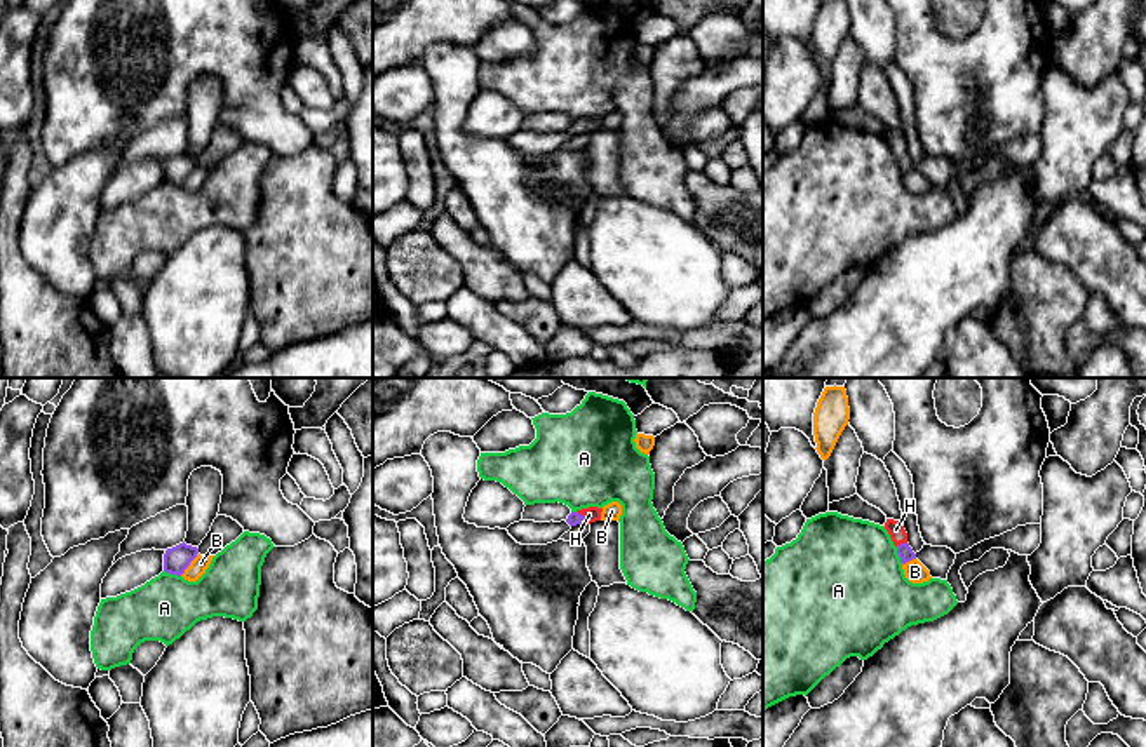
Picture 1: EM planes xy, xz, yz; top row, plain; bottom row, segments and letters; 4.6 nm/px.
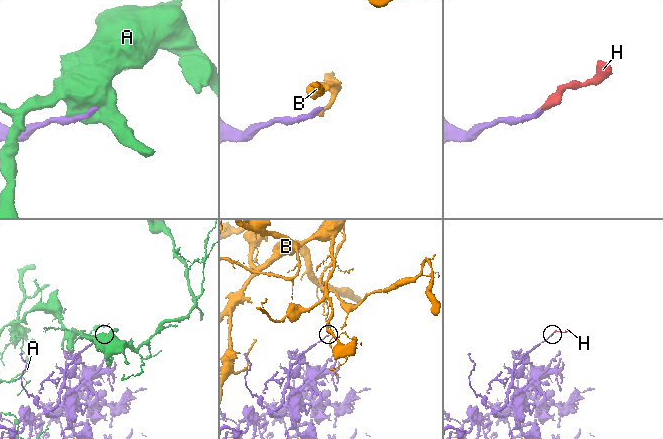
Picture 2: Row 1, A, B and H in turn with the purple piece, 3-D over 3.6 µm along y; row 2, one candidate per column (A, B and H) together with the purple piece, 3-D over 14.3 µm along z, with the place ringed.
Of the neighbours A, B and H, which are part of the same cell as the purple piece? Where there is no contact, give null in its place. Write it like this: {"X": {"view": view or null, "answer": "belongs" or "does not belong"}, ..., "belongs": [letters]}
{"A": {"view": "xy", "answer": "does not belong"}, "B": {"view": "xy", "answer": "does not belong"}, "H": {"view": "xz", "answer": "belongs"}, "belongs": ["H"]}

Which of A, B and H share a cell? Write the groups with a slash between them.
A / B / H

